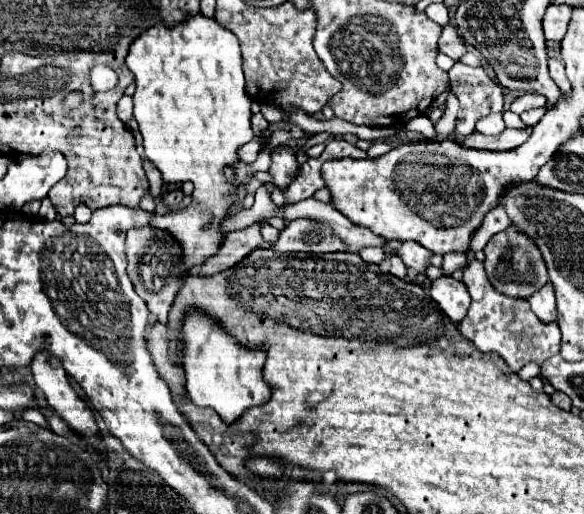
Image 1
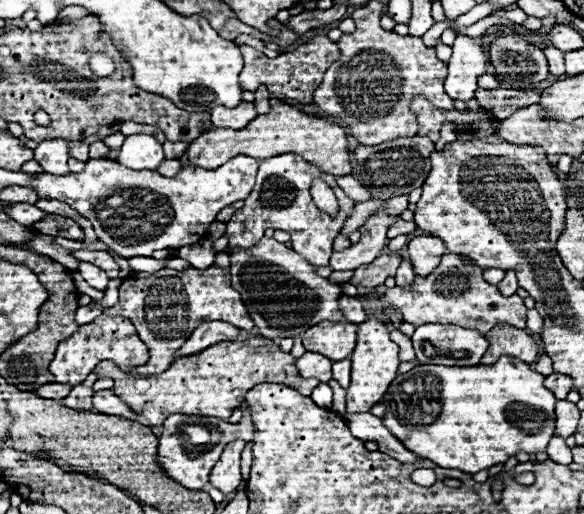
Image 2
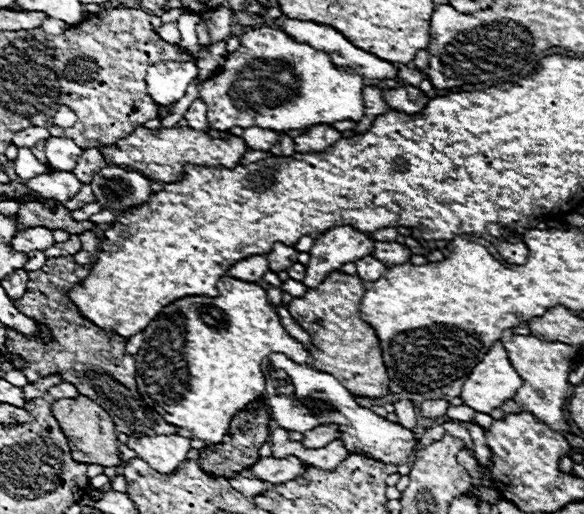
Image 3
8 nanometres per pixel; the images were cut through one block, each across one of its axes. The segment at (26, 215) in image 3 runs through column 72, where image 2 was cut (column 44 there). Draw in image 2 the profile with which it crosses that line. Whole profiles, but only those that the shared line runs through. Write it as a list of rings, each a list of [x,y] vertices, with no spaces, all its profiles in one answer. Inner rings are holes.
[[[50,214],[48,218],[40,220],[40,224],[34,224],[32,228],[36,228],[36,232],[40,232],[40,234],[60,236],[60,238],[68,238],[68,240],[82,240],[84,238],[82,228],[74,220],[62,218],[58,214]]]

